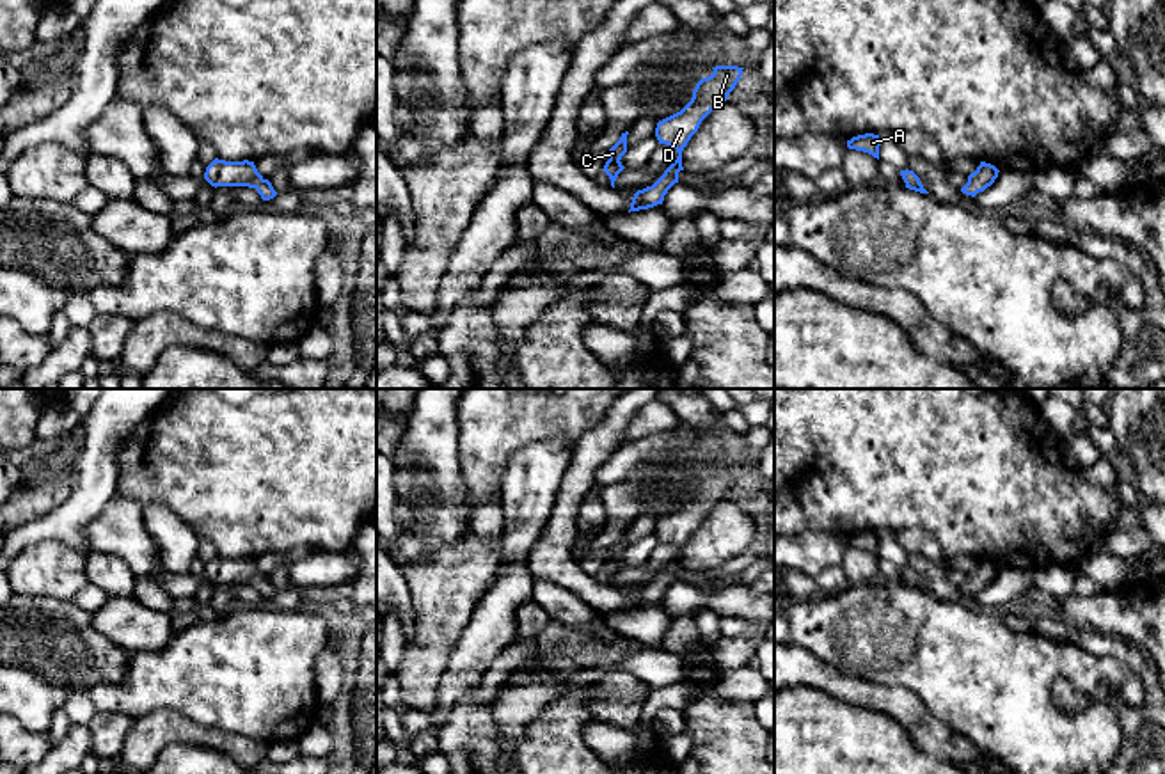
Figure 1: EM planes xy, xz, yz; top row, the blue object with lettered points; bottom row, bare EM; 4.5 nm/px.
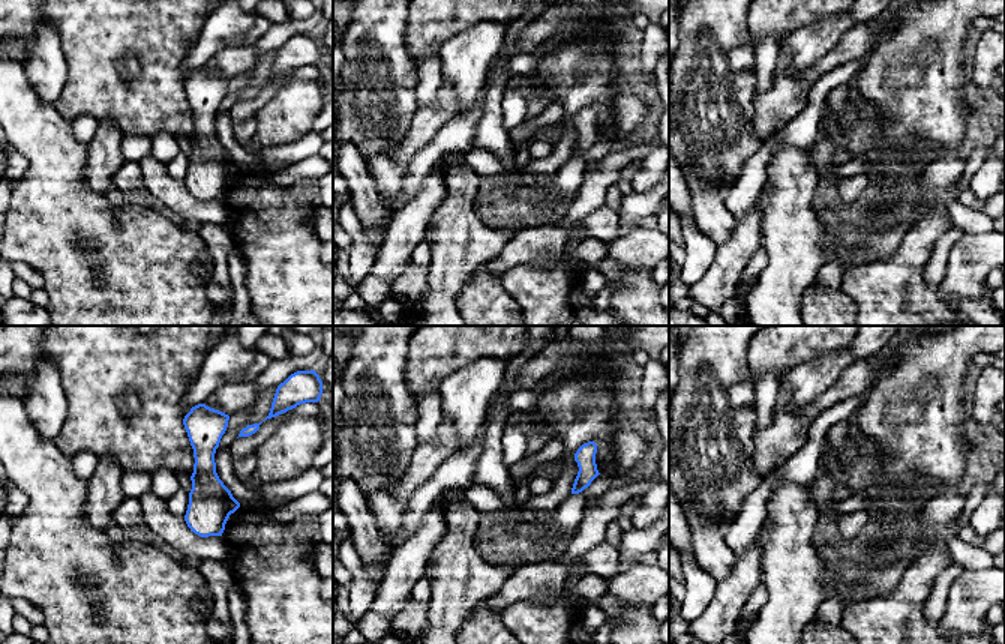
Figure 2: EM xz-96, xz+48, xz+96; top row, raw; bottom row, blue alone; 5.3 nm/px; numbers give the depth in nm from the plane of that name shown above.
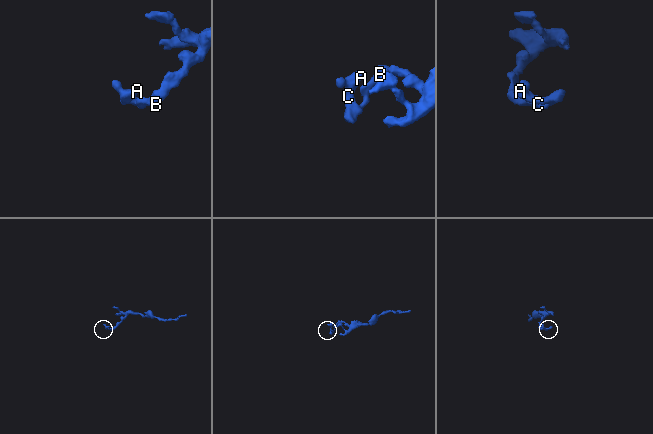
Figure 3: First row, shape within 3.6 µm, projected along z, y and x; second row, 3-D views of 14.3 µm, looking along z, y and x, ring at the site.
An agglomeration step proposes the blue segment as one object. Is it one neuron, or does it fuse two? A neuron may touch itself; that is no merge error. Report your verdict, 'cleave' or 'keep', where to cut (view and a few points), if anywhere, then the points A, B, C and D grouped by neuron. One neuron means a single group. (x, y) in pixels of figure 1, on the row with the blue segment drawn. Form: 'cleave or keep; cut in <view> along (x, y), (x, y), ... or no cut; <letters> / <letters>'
keep; no cut; A B C D

